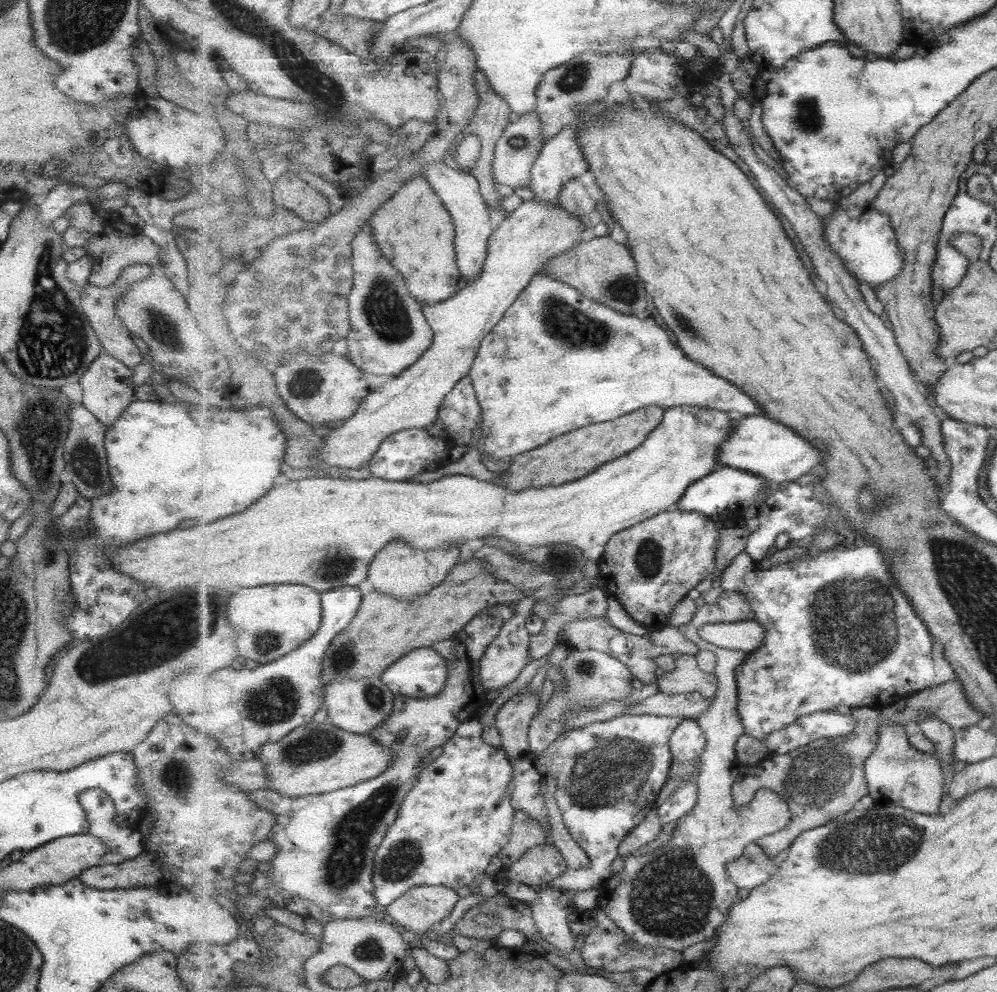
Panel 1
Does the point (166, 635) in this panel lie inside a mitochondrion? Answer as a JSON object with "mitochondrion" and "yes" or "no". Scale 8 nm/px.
{"mitochondrion":"yes"}

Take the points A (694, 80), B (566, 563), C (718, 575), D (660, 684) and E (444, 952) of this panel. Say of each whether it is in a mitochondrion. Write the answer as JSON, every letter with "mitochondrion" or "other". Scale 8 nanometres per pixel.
{"A":"other","B":"mitochondrion","C":"other","D":"other","E":"other"}

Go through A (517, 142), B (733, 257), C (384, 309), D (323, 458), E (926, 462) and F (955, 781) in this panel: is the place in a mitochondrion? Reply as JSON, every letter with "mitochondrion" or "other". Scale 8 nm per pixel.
{"A":"mitochondrion","B":"other","C":"mitochondrion","D":"other","E":"other","F":"other"}

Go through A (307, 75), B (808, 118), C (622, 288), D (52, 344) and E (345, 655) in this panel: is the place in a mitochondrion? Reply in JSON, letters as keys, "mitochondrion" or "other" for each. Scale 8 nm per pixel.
{"A":"mitochondrion","B":"mitochondrion","C":"mitochondrion","D":"mitochondrion","E":"mitochondrion"}

